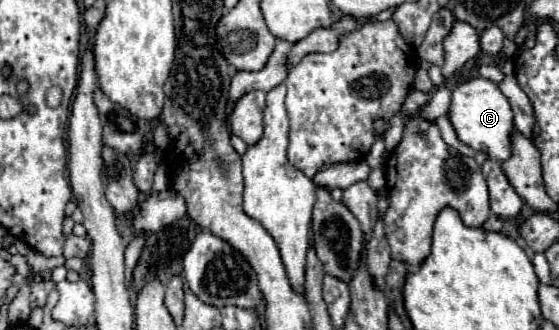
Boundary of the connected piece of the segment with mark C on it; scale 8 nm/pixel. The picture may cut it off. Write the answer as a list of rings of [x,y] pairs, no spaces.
[[[476,77],[466,81],[452,91],[452,107],[448,111],[450,121],[458,133],[458,139],[470,145],[474,151],[486,153],[490,159],[506,161],[512,155],[512,135],[516,133],[514,127],[514,113],[510,101],[502,95],[496,83]]]

